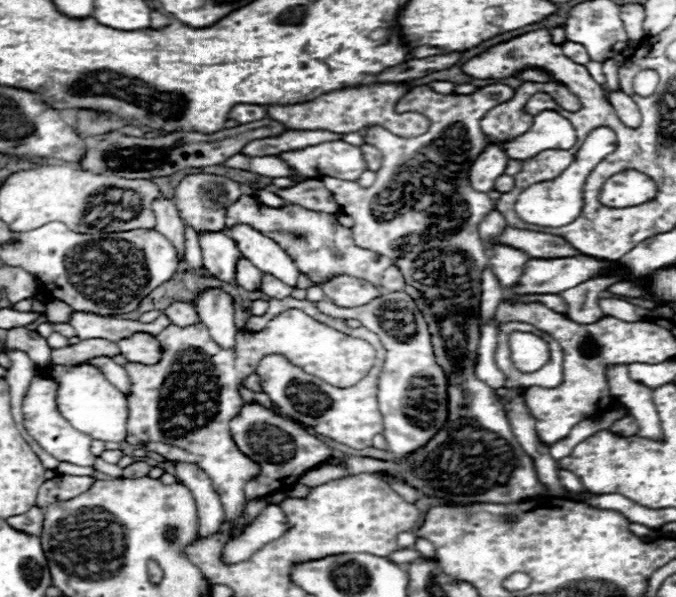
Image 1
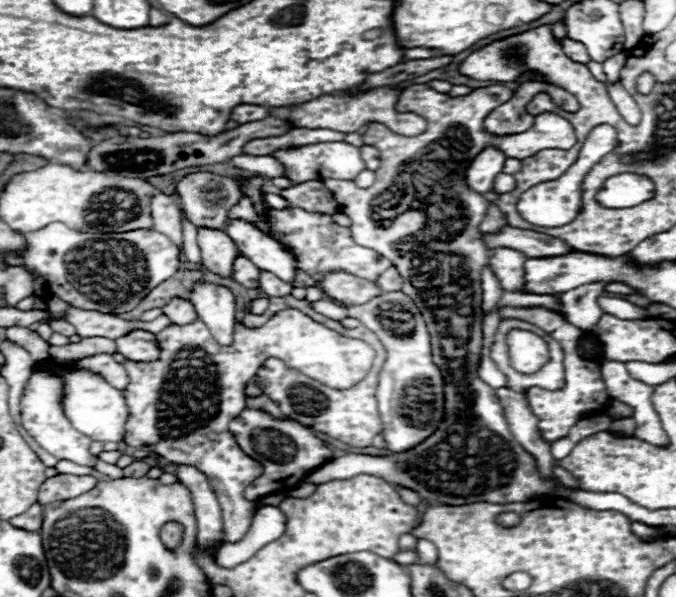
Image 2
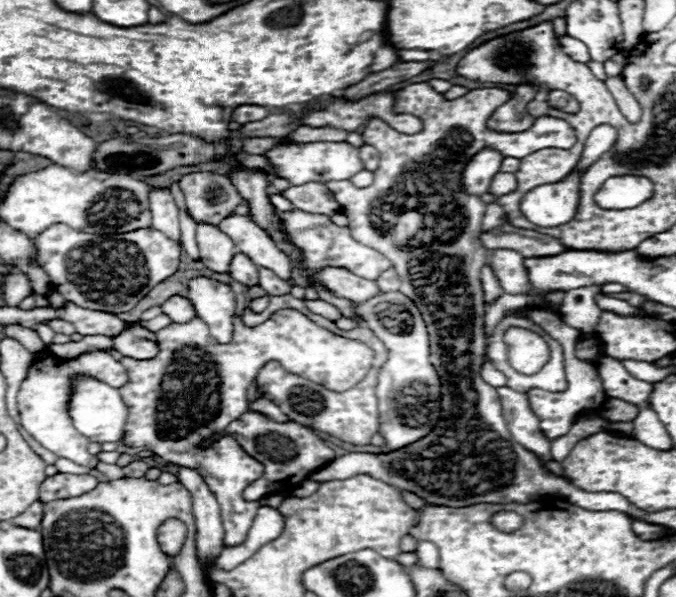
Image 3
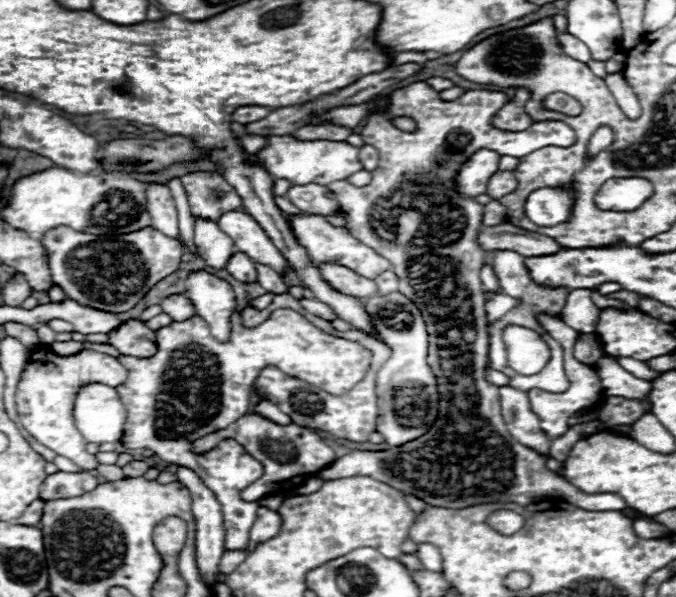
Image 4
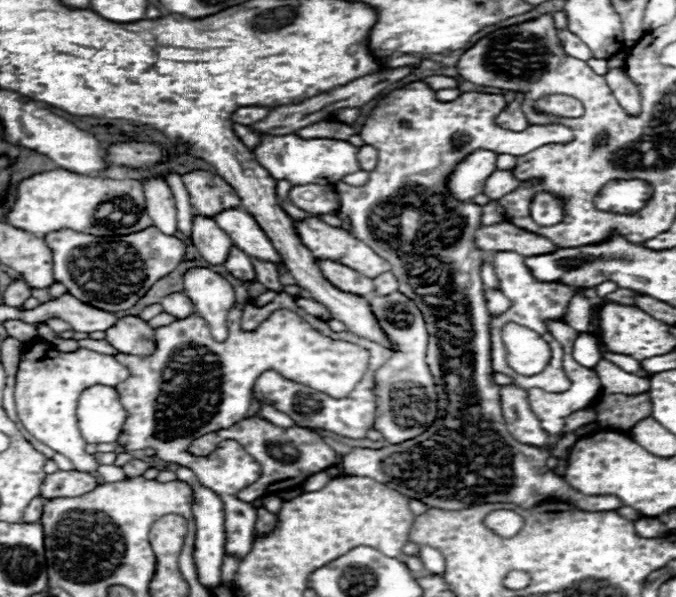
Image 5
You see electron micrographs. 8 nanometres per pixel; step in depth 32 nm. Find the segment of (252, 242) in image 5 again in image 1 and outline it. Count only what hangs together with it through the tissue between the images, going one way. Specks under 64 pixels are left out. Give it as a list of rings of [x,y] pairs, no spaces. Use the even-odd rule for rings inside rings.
[[[234,226],[228,230],[228,234],[236,240],[242,256],[250,260],[262,274],[270,274],[284,284],[296,288],[298,284],[298,268],[294,260],[268,236],[262,236],[254,228],[248,226]]]

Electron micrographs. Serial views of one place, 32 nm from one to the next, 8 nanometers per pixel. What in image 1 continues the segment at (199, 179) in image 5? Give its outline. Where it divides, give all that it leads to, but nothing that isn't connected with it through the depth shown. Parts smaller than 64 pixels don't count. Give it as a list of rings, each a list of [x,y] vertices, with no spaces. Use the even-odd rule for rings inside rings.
[[[190,174],[186,176],[174,196],[176,208],[180,208],[180,218],[186,226],[194,228],[198,234],[204,232],[222,232],[224,230],[224,218],[226,218],[226,208],[236,202],[242,196],[242,186],[234,180],[228,180],[224,176],[214,176],[214,174]]]

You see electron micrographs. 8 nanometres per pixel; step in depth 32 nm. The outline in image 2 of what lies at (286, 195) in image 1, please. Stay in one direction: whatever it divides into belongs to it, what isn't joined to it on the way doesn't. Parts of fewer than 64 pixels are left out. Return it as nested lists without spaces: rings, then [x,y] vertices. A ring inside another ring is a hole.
[[[306,182],[306,184],[292,185],[286,190],[280,190],[280,196],[288,200],[292,206],[300,206],[304,210],[322,212],[322,214],[336,214],[340,208],[334,202],[334,196],[324,188],[322,182]]]

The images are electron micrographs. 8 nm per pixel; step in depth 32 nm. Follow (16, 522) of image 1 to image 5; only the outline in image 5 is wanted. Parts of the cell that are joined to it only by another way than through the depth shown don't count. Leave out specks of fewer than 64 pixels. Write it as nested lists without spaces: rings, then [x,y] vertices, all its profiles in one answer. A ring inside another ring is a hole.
[[[38,496],[36,500],[32,500],[32,504],[28,504],[24,516],[20,518],[20,522],[26,522],[26,524],[34,524],[34,522],[40,522],[42,518],[42,506],[44,506],[44,500]]]

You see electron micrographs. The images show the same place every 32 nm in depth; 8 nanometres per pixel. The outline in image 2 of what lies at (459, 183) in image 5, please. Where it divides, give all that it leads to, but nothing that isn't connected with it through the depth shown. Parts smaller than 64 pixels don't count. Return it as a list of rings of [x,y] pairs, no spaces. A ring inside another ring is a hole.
[[[484,148],[484,152],[480,152],[480,156],[476,156],[476,160],[472,160],[472,164],[468,166],[466,172],[466,180],[468,186],[474,192],[490,192],[494,178],[502,172],[506,162],[506,156],[498,150],[498,148]]]

